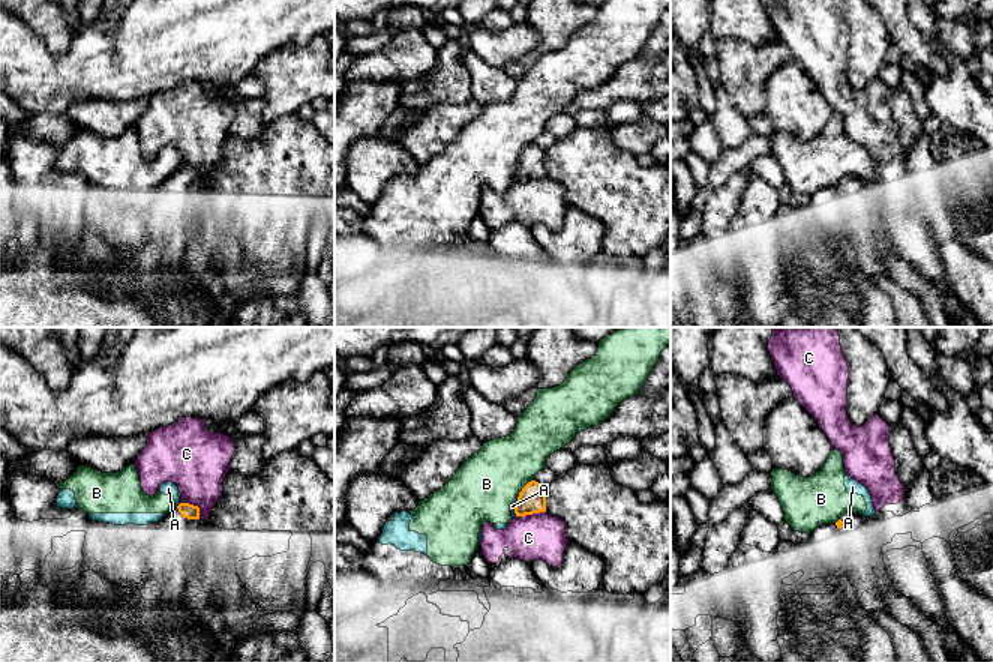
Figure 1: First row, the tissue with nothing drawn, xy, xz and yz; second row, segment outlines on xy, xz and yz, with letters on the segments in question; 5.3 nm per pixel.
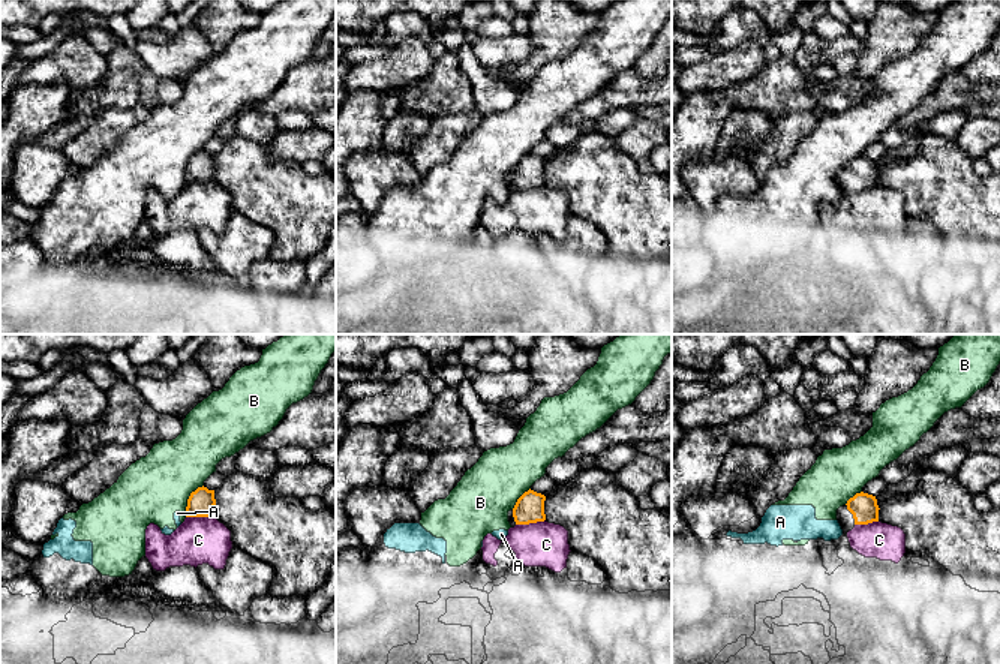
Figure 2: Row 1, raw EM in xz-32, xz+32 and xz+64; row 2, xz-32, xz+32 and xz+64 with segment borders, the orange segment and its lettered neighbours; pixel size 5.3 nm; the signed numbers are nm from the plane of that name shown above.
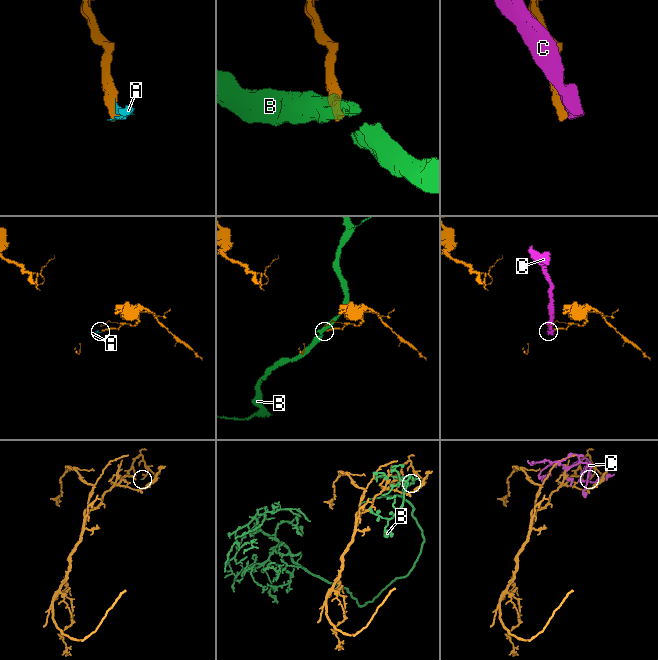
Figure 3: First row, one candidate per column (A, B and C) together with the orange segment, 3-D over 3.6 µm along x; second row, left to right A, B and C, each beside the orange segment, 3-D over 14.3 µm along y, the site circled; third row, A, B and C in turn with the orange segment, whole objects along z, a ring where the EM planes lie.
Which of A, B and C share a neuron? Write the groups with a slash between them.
A C / B

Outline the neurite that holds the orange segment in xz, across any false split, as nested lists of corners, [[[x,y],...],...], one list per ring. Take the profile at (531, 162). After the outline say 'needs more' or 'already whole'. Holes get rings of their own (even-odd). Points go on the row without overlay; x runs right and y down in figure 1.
[[[531,144],[519,156],[514,177],[516,180],[525,180],[540,176],[546,176],[546,150]]]; already whole

